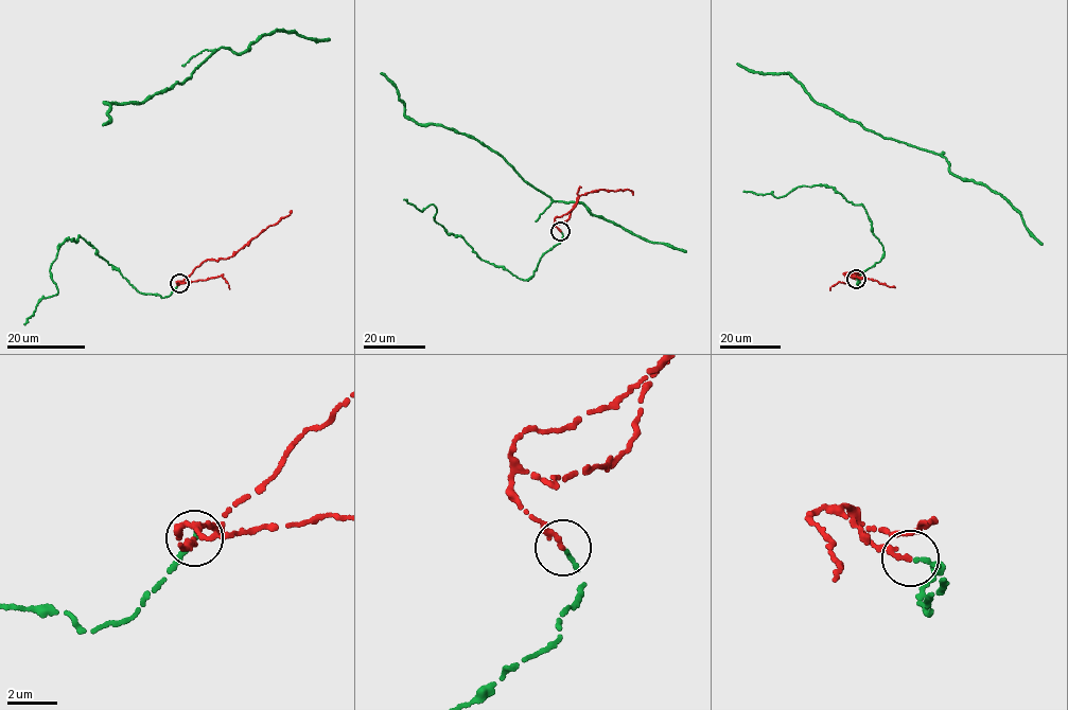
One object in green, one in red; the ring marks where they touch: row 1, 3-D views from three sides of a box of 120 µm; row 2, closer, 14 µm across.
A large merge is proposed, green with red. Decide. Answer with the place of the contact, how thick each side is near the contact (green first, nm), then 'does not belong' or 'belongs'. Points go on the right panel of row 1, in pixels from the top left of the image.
(856, 279) | 180/220 nm | belongs

